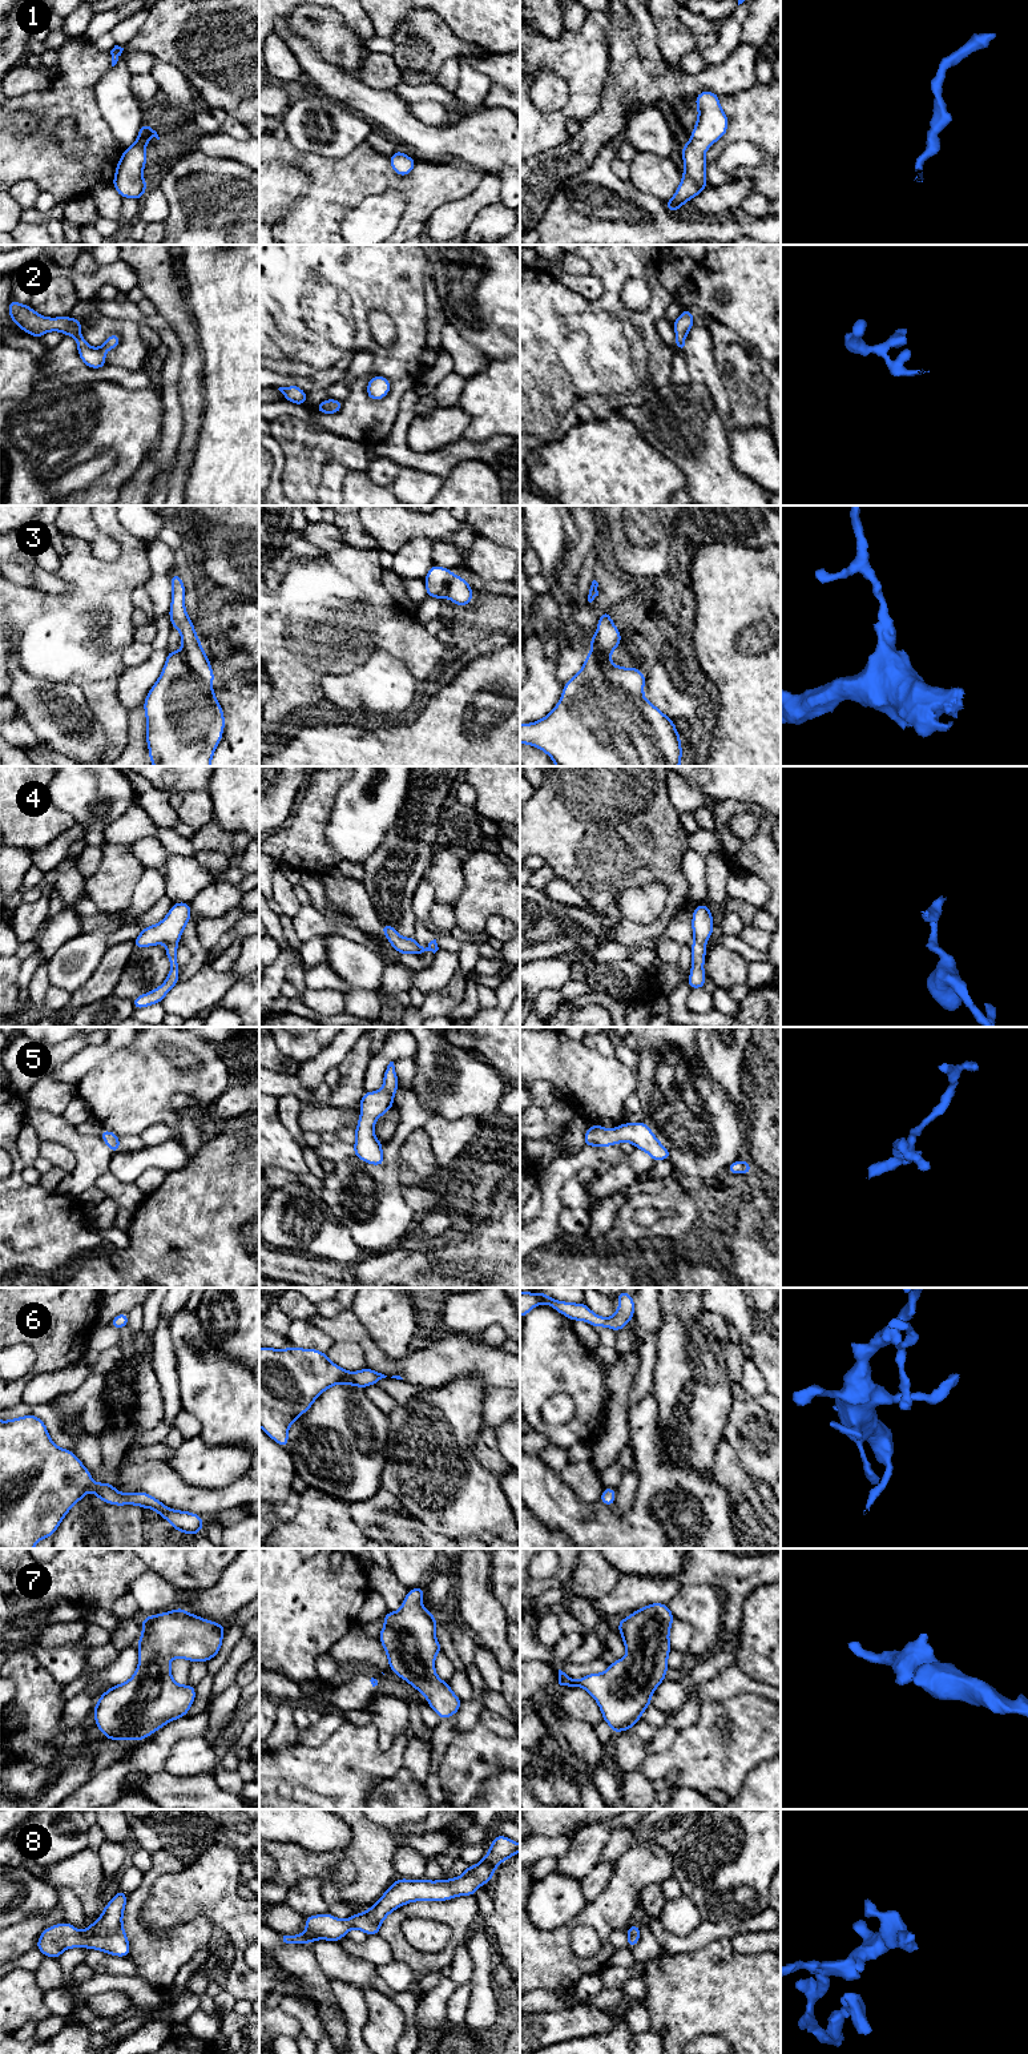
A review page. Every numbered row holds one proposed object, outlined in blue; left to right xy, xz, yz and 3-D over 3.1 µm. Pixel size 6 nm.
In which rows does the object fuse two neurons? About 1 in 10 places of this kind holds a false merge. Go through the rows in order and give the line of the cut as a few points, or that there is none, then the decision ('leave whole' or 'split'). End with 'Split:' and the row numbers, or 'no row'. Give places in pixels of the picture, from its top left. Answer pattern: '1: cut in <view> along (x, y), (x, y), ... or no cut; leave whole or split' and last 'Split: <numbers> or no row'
1: no cut; leave whole
2: no cut; leave whole
3: cut in xy along (181, 651), (185, 663), (209, 683); split
4: no cut; leave whole
5: no cut; leave whole
6: no cut; leave whole
7: no cut; leave whole
8: no cut; leave whole
Split: 3

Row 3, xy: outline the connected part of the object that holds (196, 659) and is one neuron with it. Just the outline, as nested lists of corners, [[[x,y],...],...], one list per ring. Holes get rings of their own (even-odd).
[[[178,573],[170,575],[172,580],[172,604],[169,617],[172,628],[181,632],[182,652],[190,669],[209,682],[215,680],[210,660],[205,655],[201,641],[195,633],[194,625],[185,609],[185,585]]]

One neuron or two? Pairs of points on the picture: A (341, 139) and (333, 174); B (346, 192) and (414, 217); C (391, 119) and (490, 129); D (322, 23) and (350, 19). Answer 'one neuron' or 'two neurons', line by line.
A: two neurons
B: one neuron
C: one neuron
D: two neurons

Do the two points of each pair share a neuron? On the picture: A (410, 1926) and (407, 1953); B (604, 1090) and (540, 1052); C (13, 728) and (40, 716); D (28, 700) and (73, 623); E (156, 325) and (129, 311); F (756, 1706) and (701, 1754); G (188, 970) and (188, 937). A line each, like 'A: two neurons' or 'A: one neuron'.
A: two neurons
B: one neuron
C: two neurons
D: two neurons
E: one neuron
F: one neuron
G: one neuron

